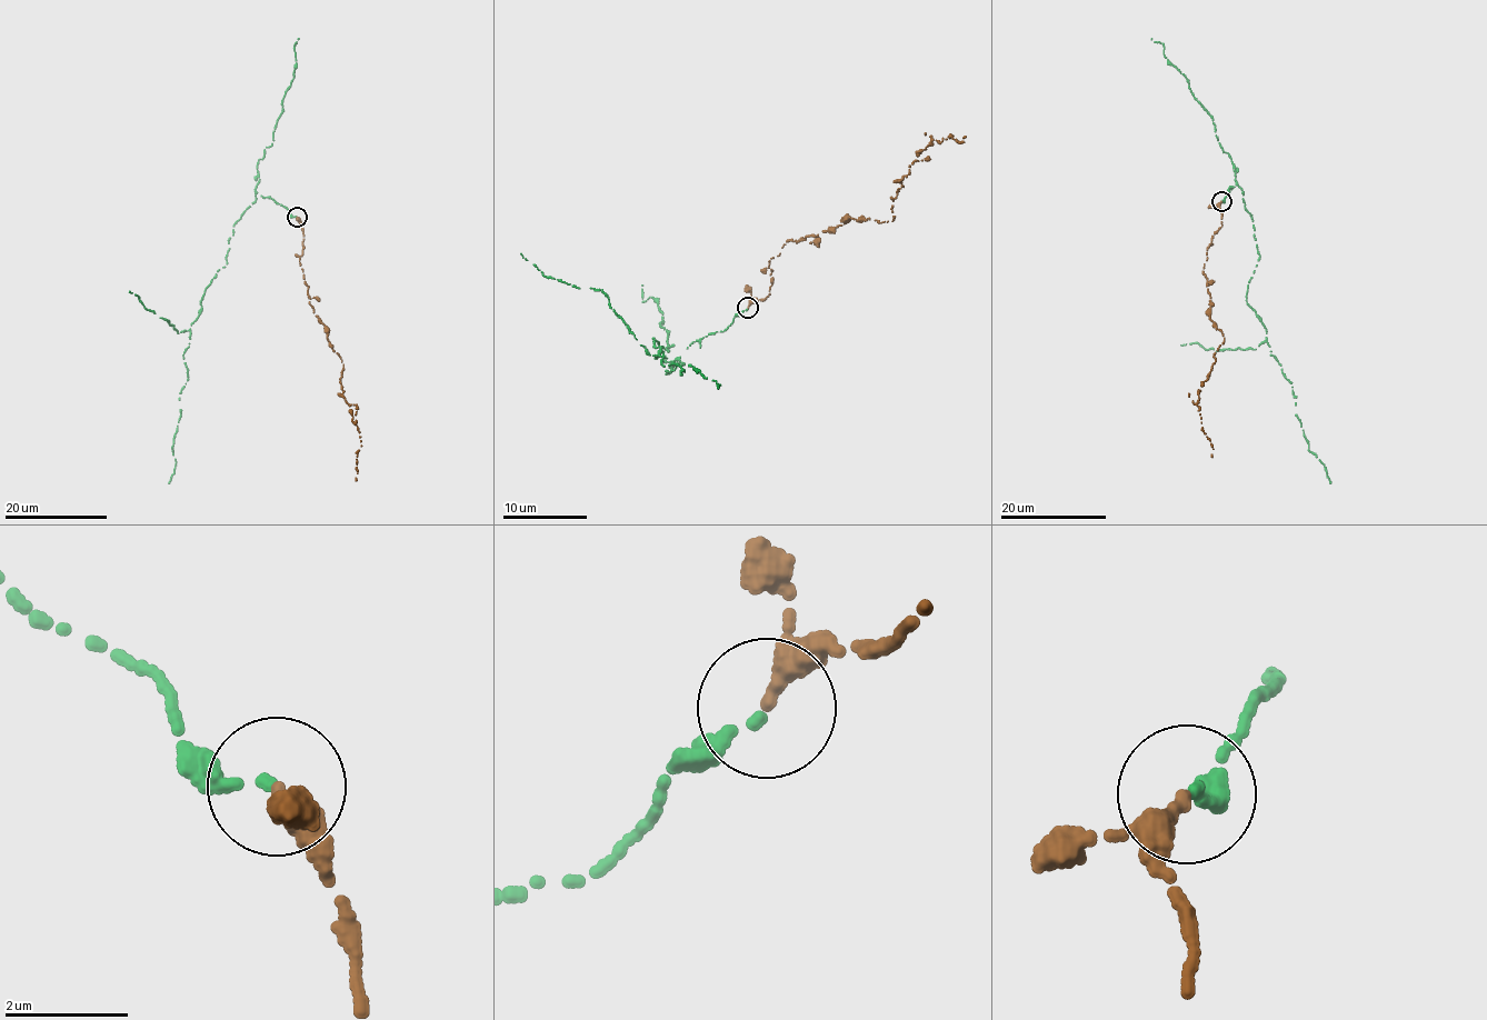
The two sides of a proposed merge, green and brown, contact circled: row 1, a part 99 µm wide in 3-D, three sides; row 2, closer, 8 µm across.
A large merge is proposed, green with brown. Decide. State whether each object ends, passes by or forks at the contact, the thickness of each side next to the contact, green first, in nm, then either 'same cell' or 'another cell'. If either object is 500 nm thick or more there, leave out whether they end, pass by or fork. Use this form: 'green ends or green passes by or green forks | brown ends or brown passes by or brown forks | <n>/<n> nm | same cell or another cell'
green ends | brown passes by | 190/220 nm | same cell

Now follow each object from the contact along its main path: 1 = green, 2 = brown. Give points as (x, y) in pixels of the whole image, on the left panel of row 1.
1: (296, 217), (257, 193), (233, 224), (227, 263), (189, 329), (168, 482)
2: (296, 217), (302, 229), (305, 248), (299, 260), (309, 303), (341, 359), (342, 394), (358, 430), (357, 480)

